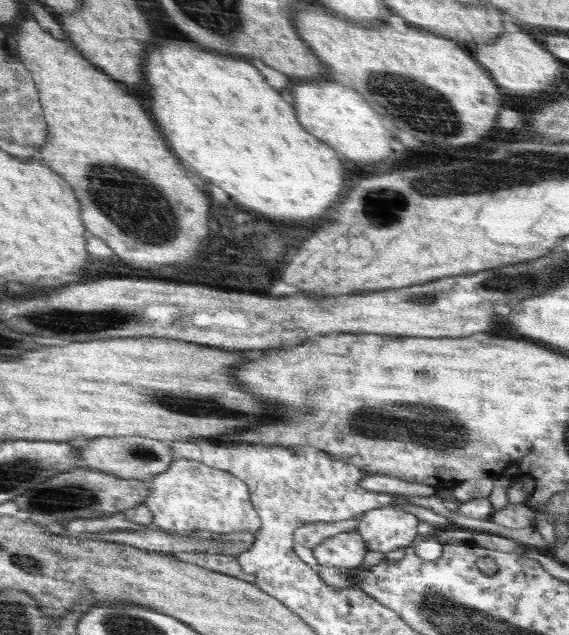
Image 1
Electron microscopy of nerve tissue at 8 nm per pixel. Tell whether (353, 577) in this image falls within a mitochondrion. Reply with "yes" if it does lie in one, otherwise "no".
no

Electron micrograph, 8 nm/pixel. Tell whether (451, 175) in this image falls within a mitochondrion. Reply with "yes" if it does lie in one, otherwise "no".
yes

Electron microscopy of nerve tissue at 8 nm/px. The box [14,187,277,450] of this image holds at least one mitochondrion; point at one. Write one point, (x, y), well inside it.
(184, 404)

